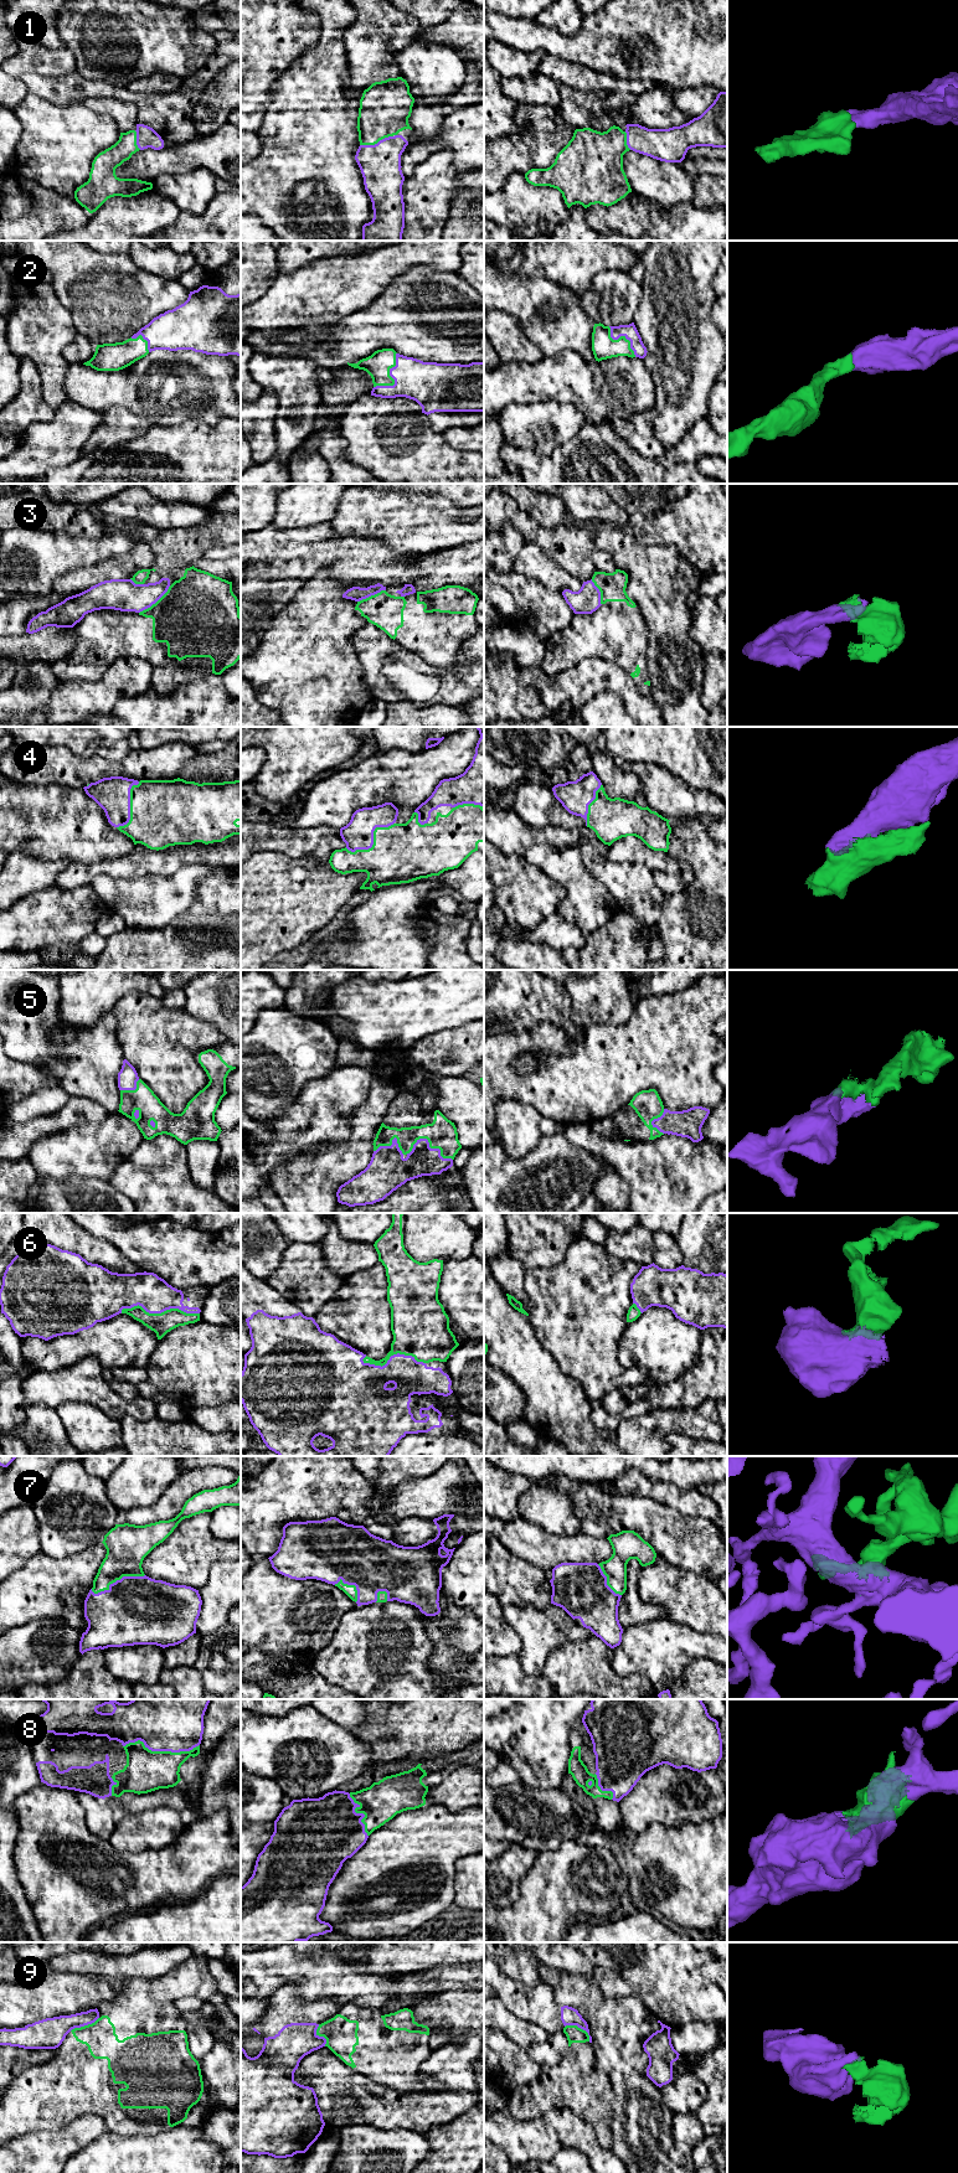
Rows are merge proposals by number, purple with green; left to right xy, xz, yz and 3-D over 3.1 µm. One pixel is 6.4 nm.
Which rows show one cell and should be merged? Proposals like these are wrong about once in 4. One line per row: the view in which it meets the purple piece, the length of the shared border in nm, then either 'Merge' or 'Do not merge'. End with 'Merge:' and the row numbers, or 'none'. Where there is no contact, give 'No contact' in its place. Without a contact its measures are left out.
1: Touches purple in xz. Shared border 220 nm. Merge
2: Touches purple in xz. Shared border 280 nm. Merge
3: Touches purple in xy. Shared border 280 nm. Do not merge
4: Touches purple in xz. Shared border 360 nm. Merge
5: Touches purple in xz. Shared border 300 nm. Merge
6: Touches purple in xy. Shared border 500 nm. Merge
7: Touches purple in xy. Shared border 360 nm. Merge
8: Touches purple in xy. Shared border 500 nm. Merge
9: Touches purple in yz. Shared border 190 nm. Do not merge
Merge: 1, 2, 4, 5, 6, 7, 8

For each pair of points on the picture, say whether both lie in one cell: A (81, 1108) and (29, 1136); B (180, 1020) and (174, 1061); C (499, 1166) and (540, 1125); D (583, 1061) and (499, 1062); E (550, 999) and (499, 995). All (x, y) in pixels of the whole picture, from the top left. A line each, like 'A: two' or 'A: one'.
A: one
B: one
C: two
D: one
E: one

